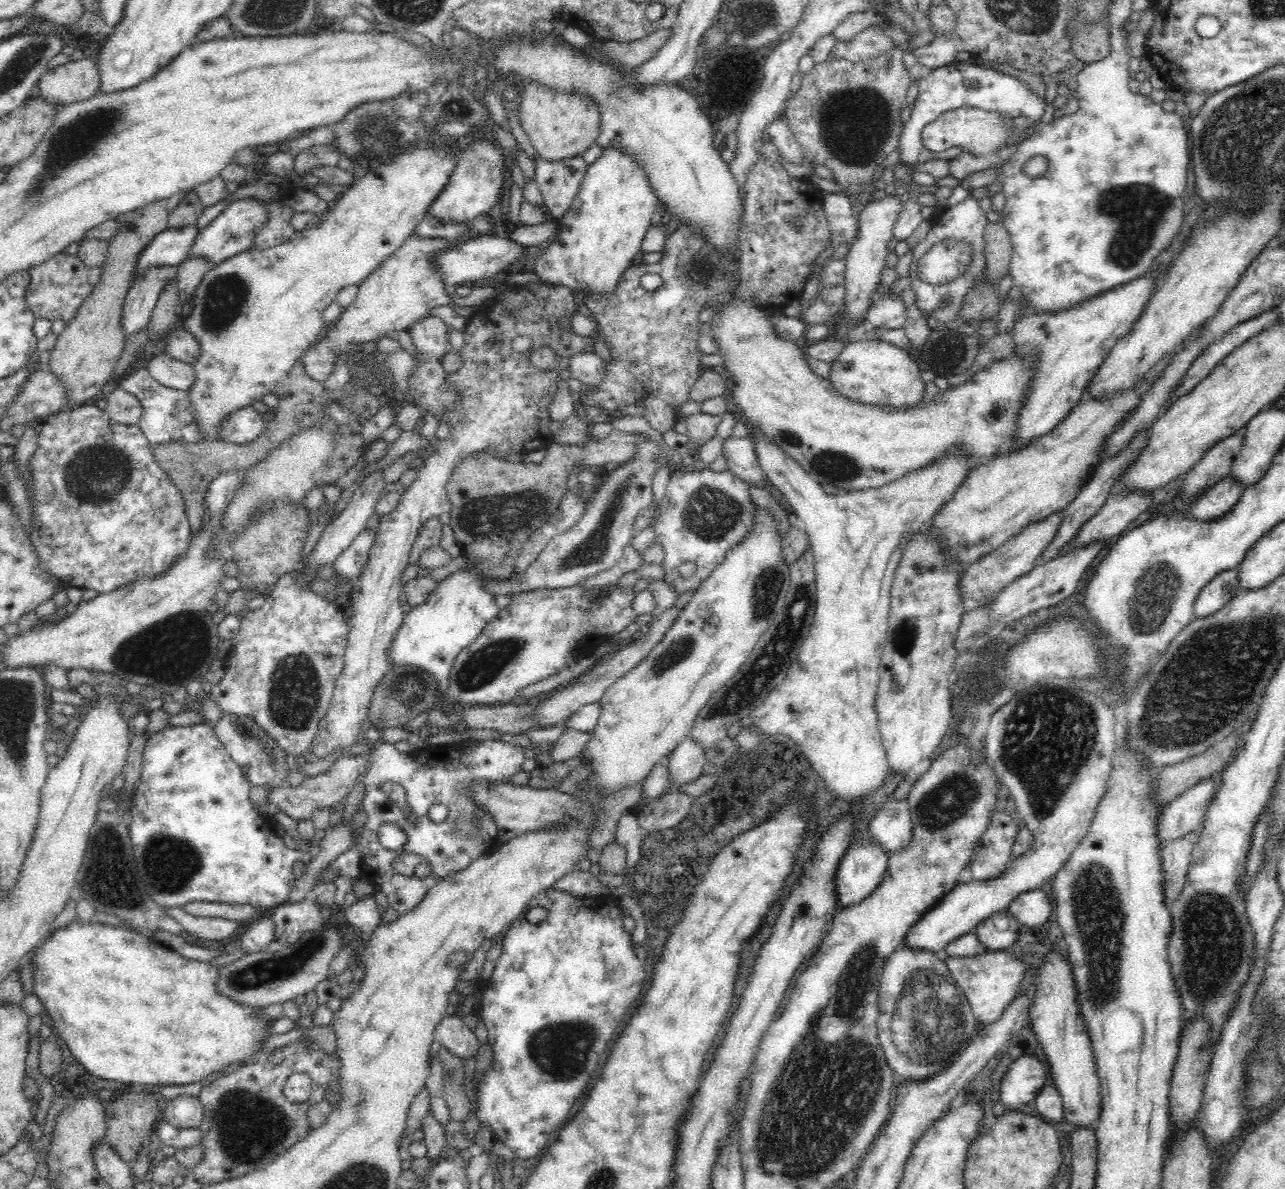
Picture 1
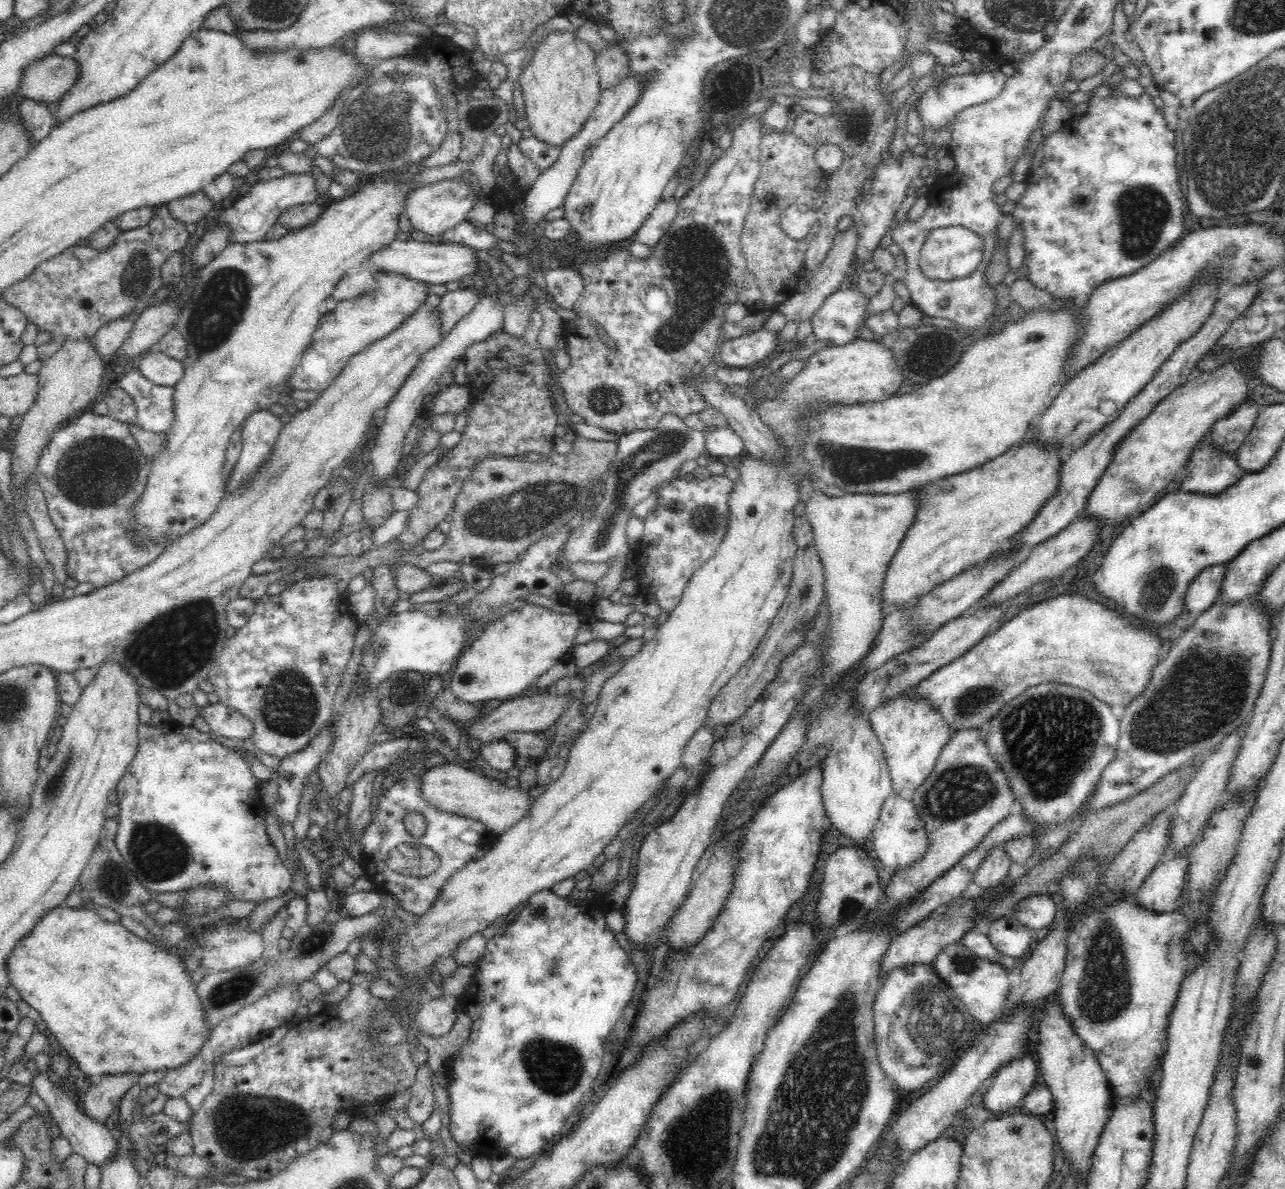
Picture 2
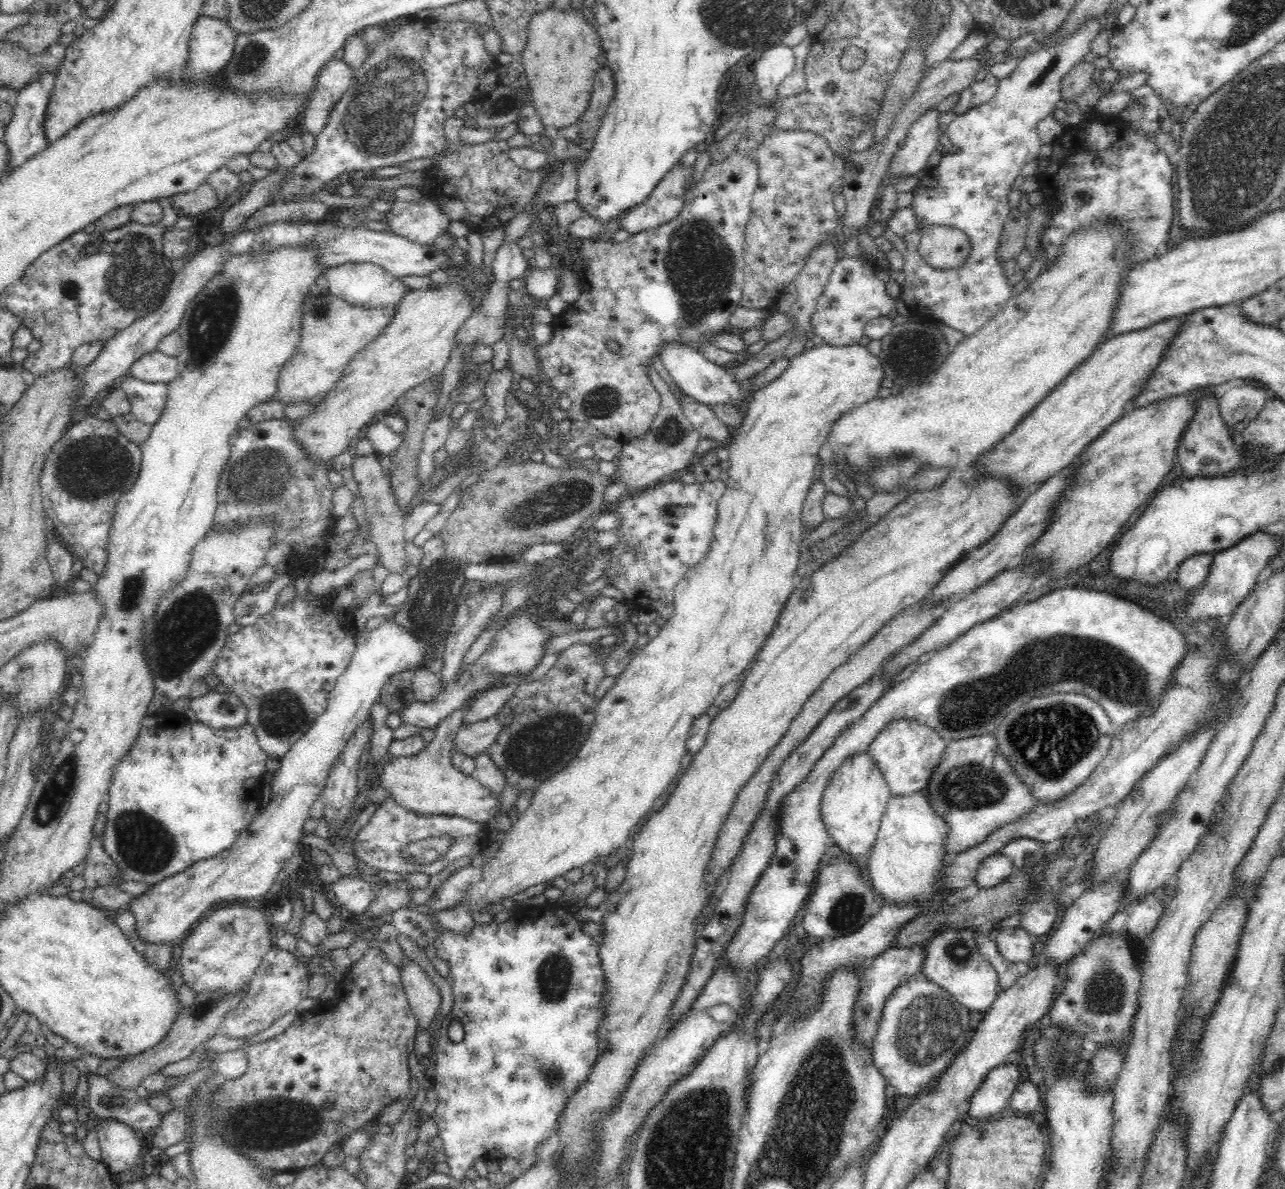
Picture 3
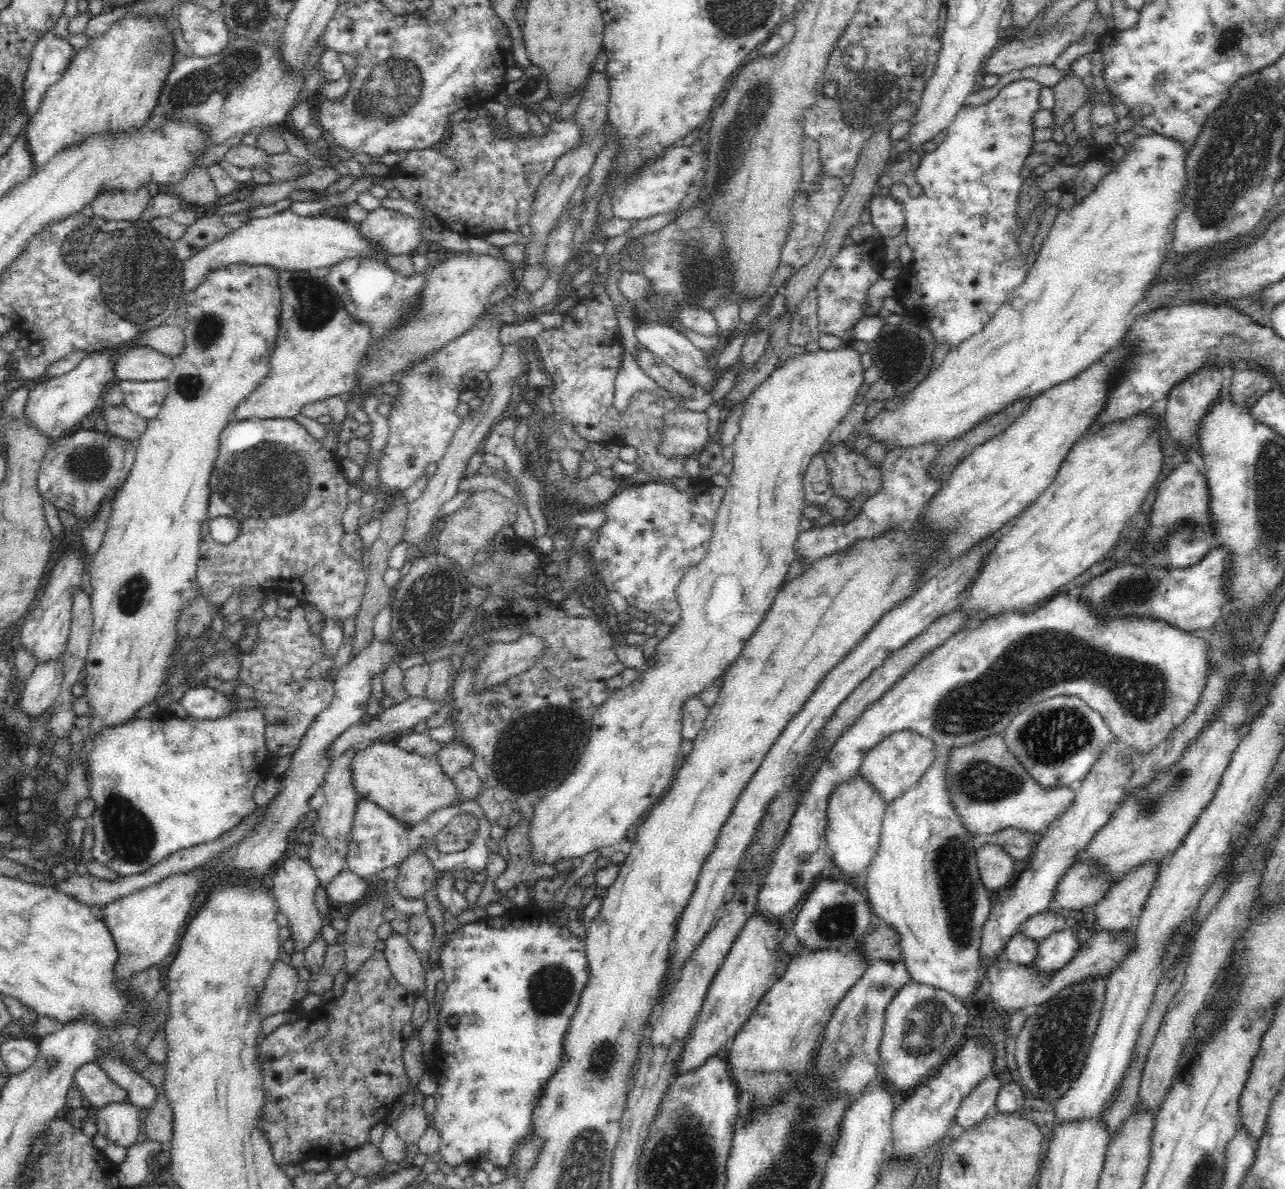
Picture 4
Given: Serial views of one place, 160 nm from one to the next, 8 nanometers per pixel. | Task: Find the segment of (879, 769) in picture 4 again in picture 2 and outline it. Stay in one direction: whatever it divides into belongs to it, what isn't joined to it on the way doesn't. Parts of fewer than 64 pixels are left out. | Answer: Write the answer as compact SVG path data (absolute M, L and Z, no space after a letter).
M896 695L879 704L870 714L872 729L880 741L890 771L892 788L899 793L904 788L915 791L932 772L939 754L951 739L952 730L942 715L924 699L914 701Z

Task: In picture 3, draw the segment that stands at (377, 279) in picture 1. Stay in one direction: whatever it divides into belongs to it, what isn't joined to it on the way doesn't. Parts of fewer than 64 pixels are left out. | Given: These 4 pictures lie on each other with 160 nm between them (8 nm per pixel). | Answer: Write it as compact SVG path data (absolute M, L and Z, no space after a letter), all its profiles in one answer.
M316 288L311 289L302 300L302 328L298 346L294 354L282 364L275 394L264 403L278 401L286 408L290 404L308 403L309 399L334 390L352 357L388 326L397 309L358 308L330 292L315 298L316 292Z

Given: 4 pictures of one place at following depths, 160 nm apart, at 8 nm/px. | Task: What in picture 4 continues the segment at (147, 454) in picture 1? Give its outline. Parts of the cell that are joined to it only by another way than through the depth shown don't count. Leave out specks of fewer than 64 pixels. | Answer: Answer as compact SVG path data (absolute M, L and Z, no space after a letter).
M76 428L66 436L56 439L51 450L40 466L37 477L38 492L44 496L46 503L51 502L57 509L67 510L74 516L80 516L84 522L93 522L98 506L108 496L115 496L133 468L137 454L136 445L126 439L120 439L111 433L101 434L95 430Z

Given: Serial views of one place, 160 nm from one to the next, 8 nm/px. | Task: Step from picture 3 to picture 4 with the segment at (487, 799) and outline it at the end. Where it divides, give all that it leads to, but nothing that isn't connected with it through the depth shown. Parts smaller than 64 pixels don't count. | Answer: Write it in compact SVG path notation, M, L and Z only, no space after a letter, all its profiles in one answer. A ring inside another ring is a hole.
M524 635L509 643L490 642L487 655L480 664L480 670L474 678L473 690L482 690L486 686L504 683L509 677L514 677L527 670L540 658L544 652L544 641L534 635ZM372 741L352 758L352 785L359 798L375 802L392 817L413 827L426 820L434 810L454 805L456 785L440 771L436 755L420 756L398 748L398 745Z

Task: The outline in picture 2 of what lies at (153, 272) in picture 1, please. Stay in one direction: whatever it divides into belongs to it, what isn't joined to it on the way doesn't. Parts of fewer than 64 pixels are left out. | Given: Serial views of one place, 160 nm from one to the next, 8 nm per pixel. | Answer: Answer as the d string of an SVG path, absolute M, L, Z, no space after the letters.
M138 313L126 315L123 319L119 318L115 321L110 321L107 325L99 328L96 334L90 338L90 343L94 345L96 353L102 357L102 360L107 363L111 361L114 352L122 346L122 342L126 340L128 332L132 330L134 320L138 318Z

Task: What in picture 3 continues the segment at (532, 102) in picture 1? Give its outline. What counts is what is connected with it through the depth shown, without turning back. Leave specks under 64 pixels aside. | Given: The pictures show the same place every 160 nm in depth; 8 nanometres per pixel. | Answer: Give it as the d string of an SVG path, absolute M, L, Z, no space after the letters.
M550 4L544 10L534 12L530 20L527 30L527 44L520 58L525 66L536 113L546 129L570 126L578 120L578 116L582 116L582 112L588 106L596 71L601 68L597 60L603 52L601 36L586 19L584 9L570 6L556 9Z

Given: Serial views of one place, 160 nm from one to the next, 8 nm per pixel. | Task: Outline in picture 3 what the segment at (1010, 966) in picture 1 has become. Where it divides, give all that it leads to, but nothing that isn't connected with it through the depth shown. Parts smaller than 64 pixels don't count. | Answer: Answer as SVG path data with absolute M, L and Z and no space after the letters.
M946 924L944 927L933 938L922 944L924 962L919 972L948 991L957 1000L959 1006L965 1007L968 1011L988 1011L999 994L998 975L979 951L976 931L971 926Z

